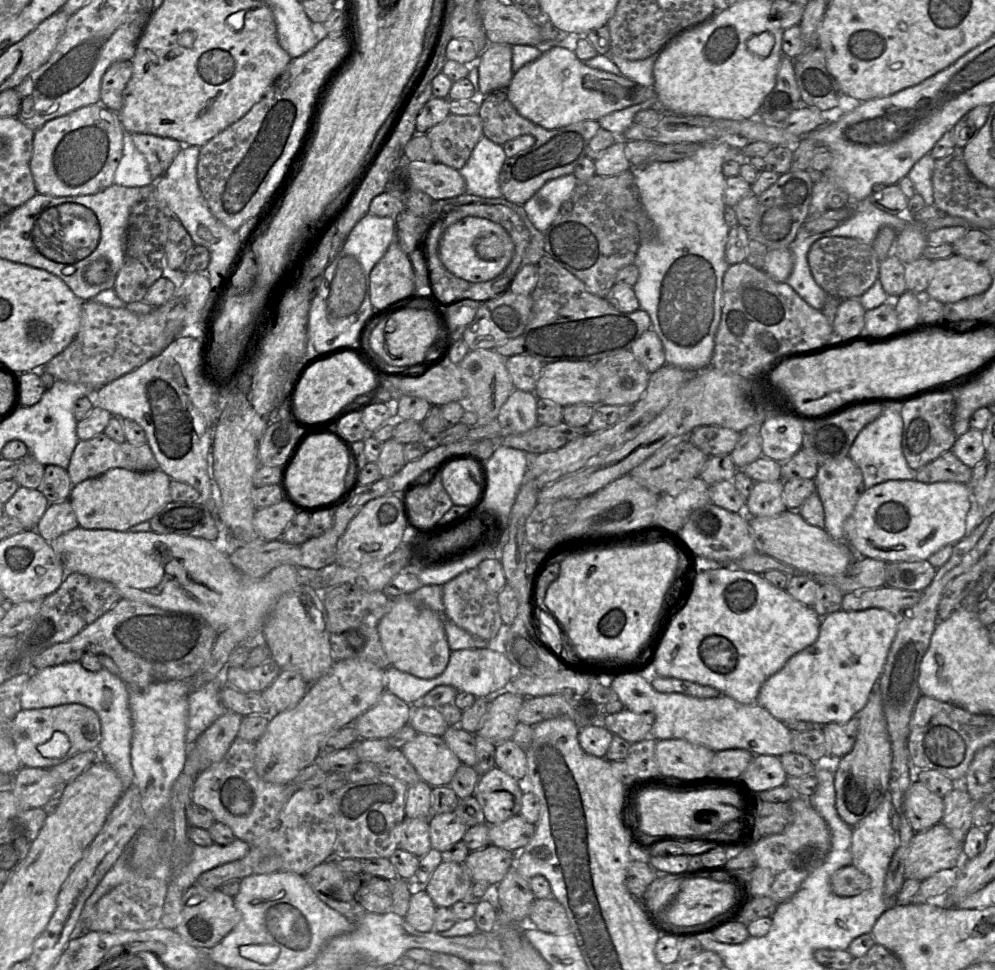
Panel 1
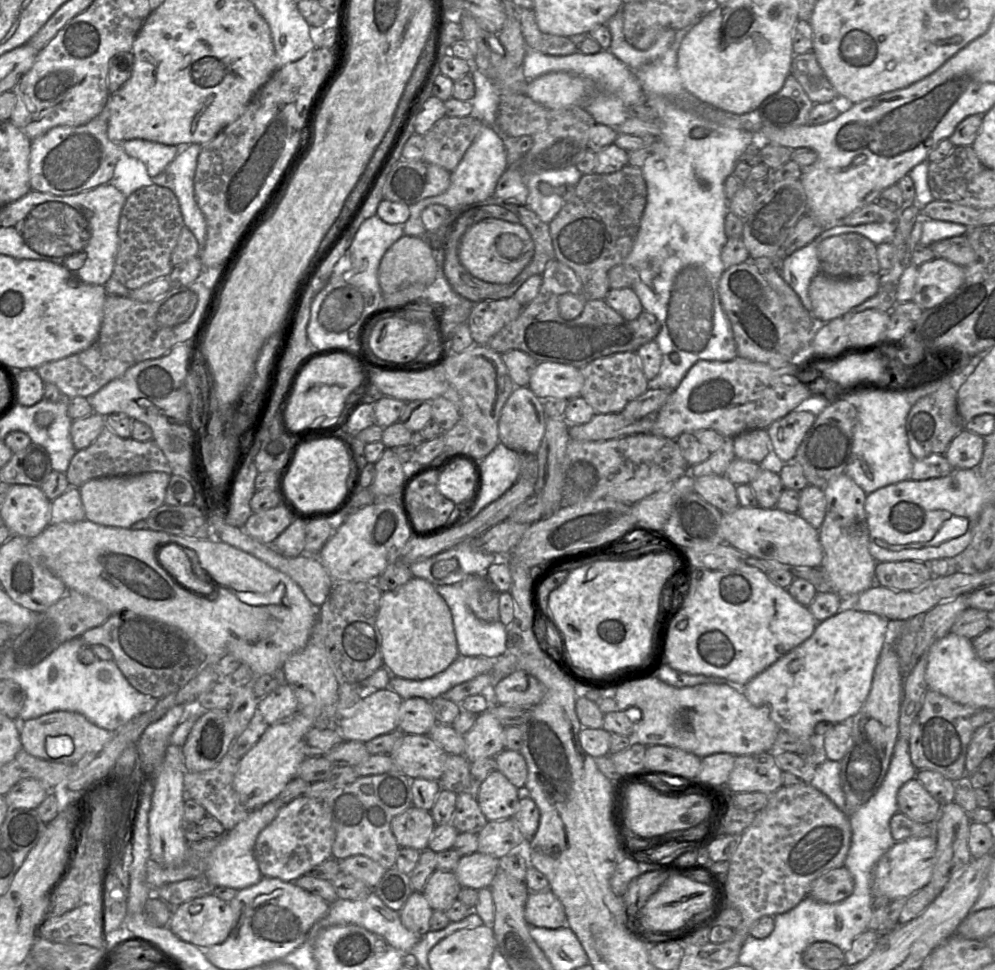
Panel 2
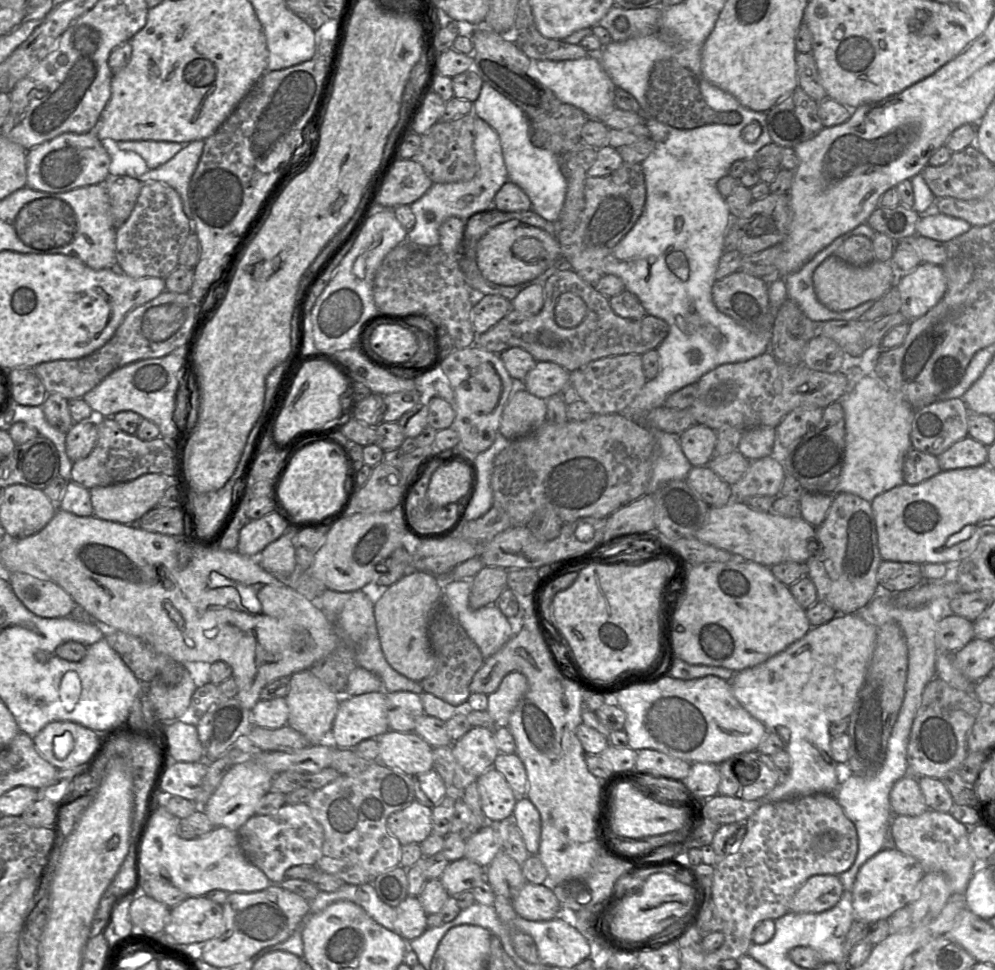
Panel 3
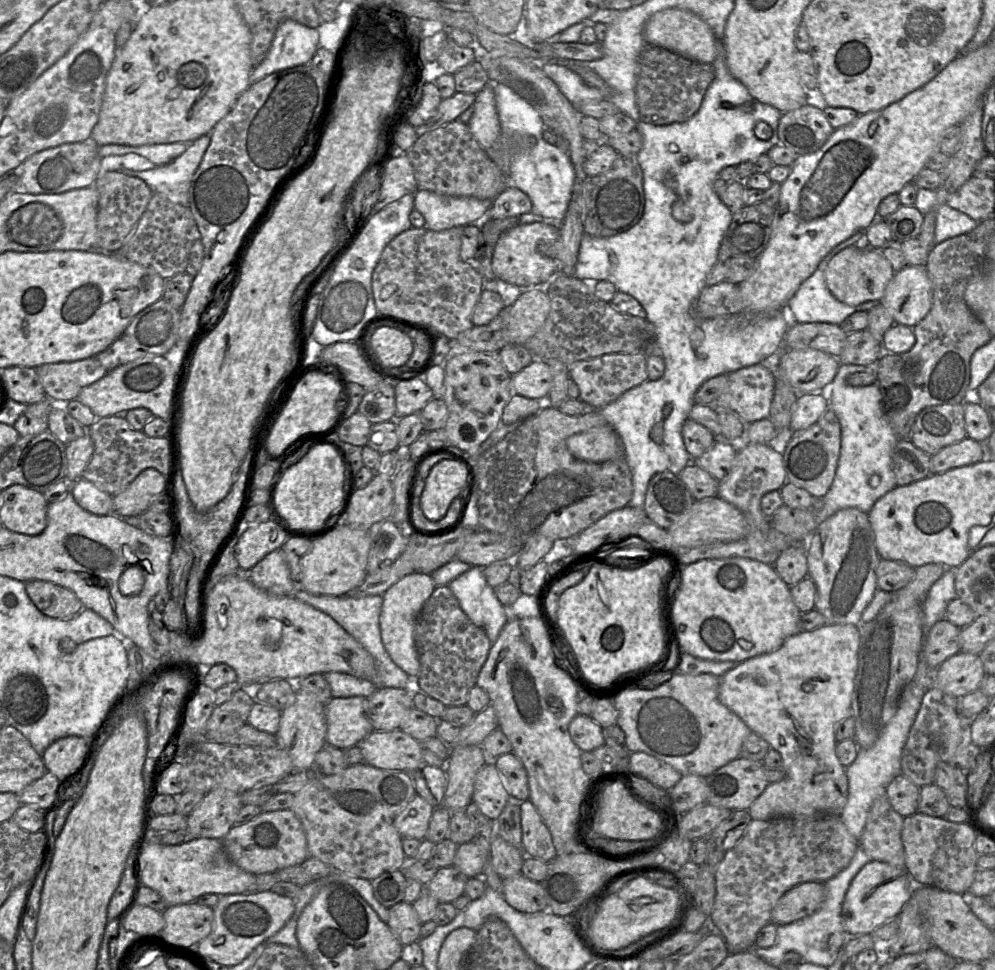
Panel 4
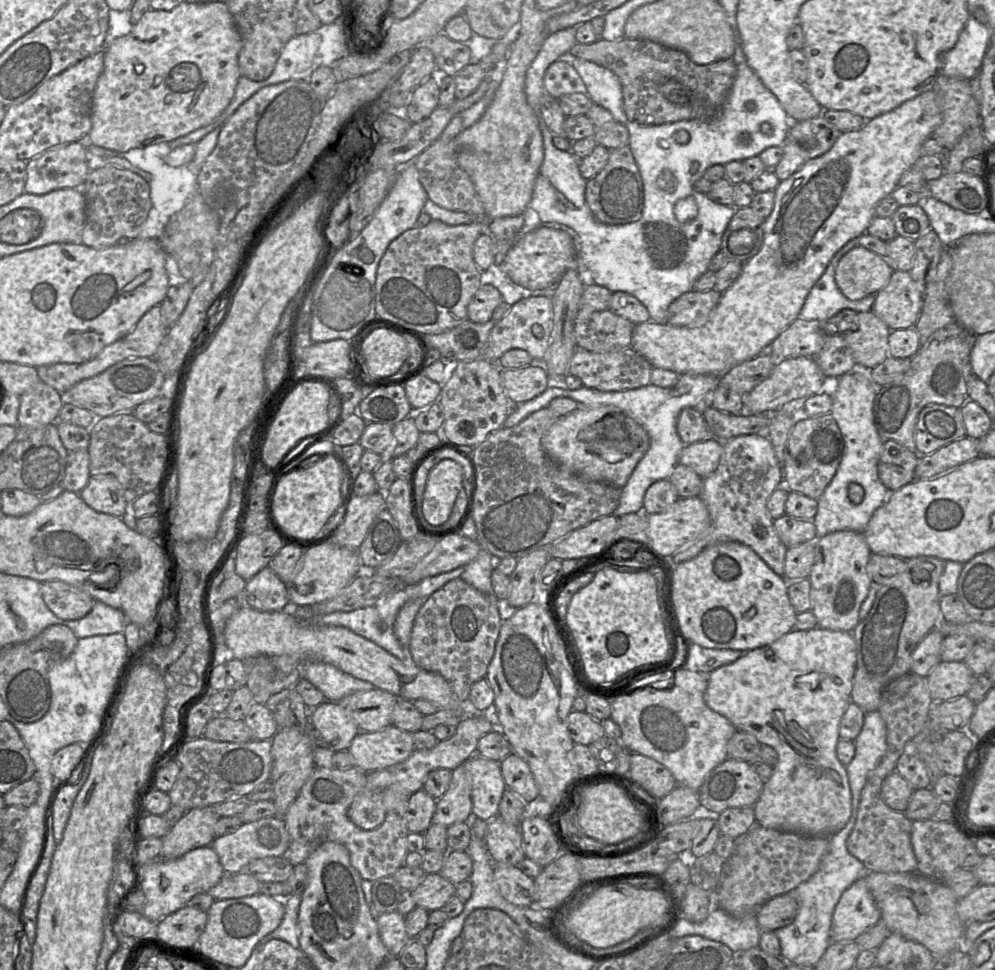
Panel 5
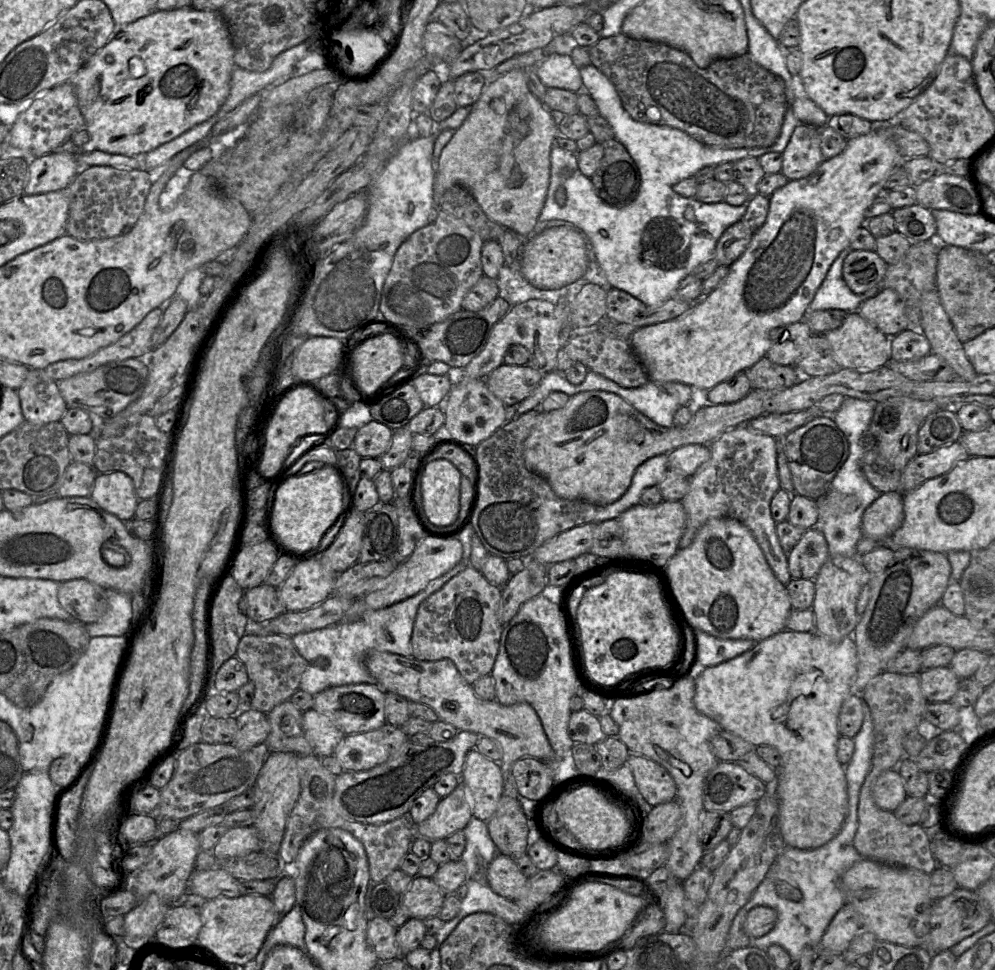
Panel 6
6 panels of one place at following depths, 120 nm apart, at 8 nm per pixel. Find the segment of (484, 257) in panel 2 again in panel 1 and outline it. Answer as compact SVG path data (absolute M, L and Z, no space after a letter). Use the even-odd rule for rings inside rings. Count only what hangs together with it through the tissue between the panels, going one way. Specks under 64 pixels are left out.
M465 217L449 226L439 242L439 258L446 269L458 278L472 283L486 282L500 275L509 265L514 254L514 244L507 231L499 224L479 217ZM498 236L504 246L503 254L492 260L482 259L476 252L478 239Z

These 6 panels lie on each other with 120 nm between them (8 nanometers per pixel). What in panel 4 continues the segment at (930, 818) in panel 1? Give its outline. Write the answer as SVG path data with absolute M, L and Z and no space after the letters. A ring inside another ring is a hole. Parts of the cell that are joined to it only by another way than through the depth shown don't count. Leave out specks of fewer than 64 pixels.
M900 773L888 784L886 795L893 809L907 817L918 812L920 788Z

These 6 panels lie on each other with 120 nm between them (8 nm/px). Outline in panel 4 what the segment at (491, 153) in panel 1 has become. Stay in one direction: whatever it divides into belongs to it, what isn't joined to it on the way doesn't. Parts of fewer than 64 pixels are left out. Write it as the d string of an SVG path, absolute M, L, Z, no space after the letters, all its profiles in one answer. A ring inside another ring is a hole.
M487 85L476 95L474 113L468 126L479 145L487 151L501 136L493 85ZM417 190L414 209L425 218L425 228L443 231L456 226L476 224L487 217L492 199L452 197L429 190Z

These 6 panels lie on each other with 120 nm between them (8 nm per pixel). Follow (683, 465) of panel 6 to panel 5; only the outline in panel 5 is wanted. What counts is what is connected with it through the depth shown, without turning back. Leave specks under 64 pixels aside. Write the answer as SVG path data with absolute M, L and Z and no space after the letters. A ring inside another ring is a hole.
M709 436L705 440L685 445L678 463L706 478L718 468L723 451L723 441Z

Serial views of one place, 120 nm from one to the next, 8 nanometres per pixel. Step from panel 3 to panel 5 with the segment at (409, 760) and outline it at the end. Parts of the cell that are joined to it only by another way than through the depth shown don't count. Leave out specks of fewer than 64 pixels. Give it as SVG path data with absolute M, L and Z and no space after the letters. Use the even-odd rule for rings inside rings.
M393 725L379 731L360 732L348 748L355 766L366 773L394 766L414 750L412 734Z

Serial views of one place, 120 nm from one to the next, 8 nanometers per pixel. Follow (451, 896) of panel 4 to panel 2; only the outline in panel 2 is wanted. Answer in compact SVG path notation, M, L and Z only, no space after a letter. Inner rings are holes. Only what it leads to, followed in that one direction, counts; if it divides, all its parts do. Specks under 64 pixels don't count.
M476 851L462 856L453 872L462 888L479 890L490 887L499 868L500 859Z

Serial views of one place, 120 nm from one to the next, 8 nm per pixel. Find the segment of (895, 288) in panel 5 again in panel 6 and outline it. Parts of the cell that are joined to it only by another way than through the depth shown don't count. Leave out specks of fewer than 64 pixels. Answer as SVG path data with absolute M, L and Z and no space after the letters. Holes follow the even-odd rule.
M882 288L879 294L864 301L858 312L889 338L907 329L908 319L904 301L891 288Z

